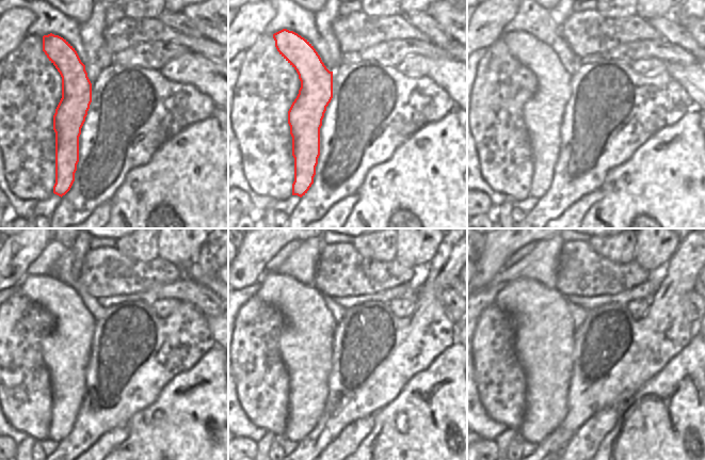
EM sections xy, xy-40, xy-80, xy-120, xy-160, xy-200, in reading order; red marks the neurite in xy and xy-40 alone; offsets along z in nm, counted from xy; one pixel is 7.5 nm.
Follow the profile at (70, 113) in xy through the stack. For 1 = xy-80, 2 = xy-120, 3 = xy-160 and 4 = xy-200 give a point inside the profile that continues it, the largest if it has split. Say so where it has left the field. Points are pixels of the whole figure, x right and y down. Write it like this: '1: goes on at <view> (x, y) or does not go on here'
1: goes on at xy-80 (543, 114)
2: goes on at xy-120 (66, 351)
3: goes on at xy-160 (306, 342)
4: goes on at xy-200 (544, 328)

